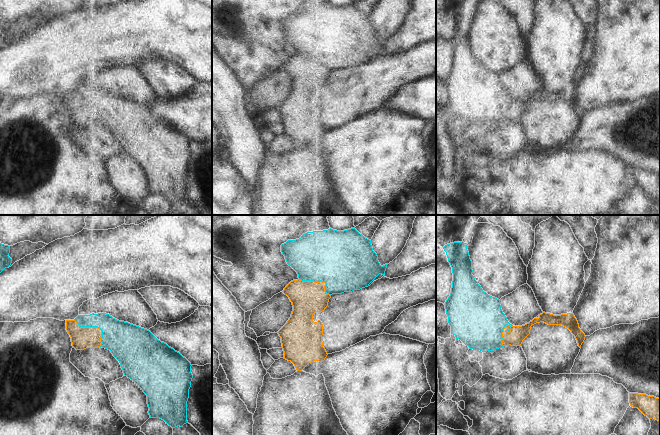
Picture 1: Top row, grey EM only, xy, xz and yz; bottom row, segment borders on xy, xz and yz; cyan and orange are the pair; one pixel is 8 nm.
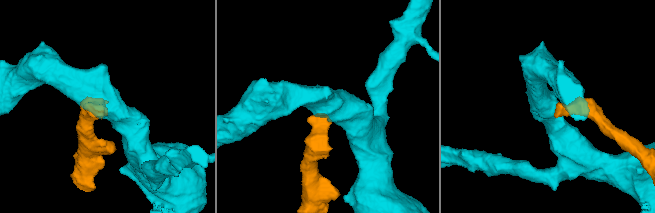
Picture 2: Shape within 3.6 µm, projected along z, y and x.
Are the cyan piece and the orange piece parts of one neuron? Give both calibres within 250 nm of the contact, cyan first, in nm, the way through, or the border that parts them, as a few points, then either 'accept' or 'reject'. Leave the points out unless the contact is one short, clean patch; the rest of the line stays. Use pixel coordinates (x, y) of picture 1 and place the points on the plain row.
280 nm thick on the cyan side, 180 nm on the other; border along xy (74, 95), (80, 102), (97, 102), (101, 106), (101, 121); reject

